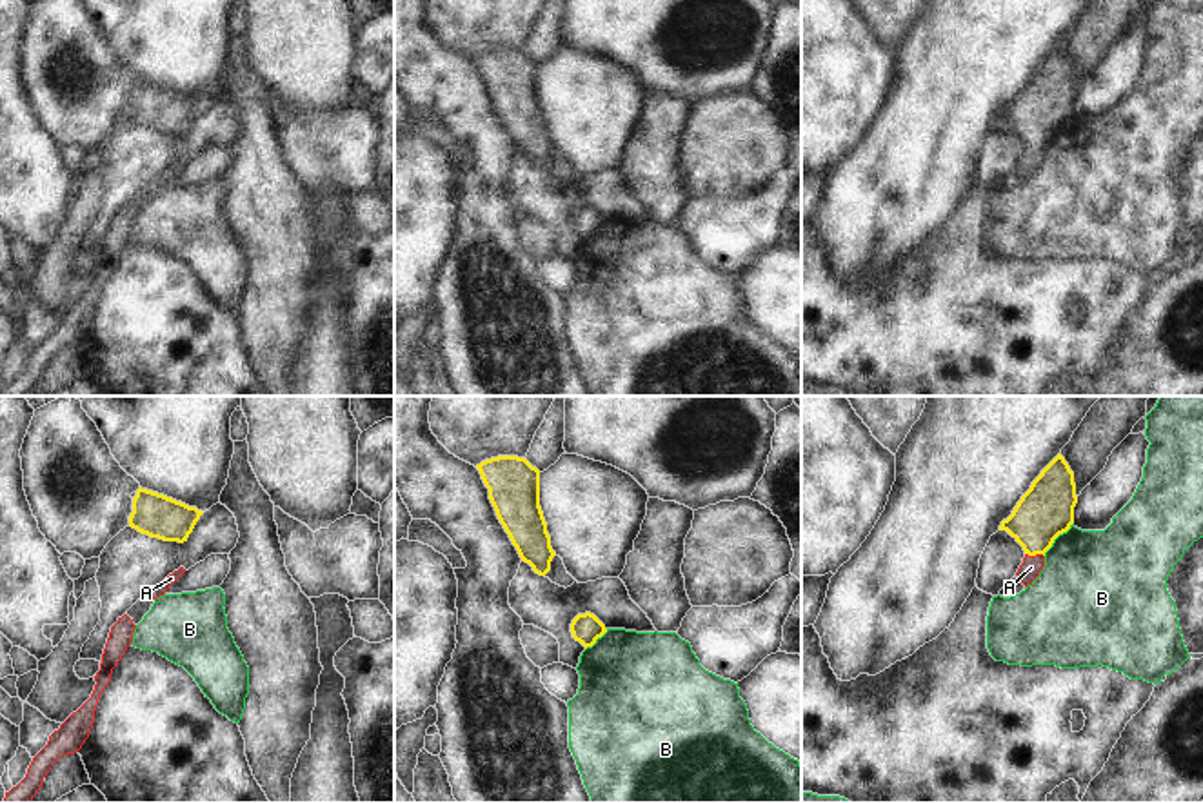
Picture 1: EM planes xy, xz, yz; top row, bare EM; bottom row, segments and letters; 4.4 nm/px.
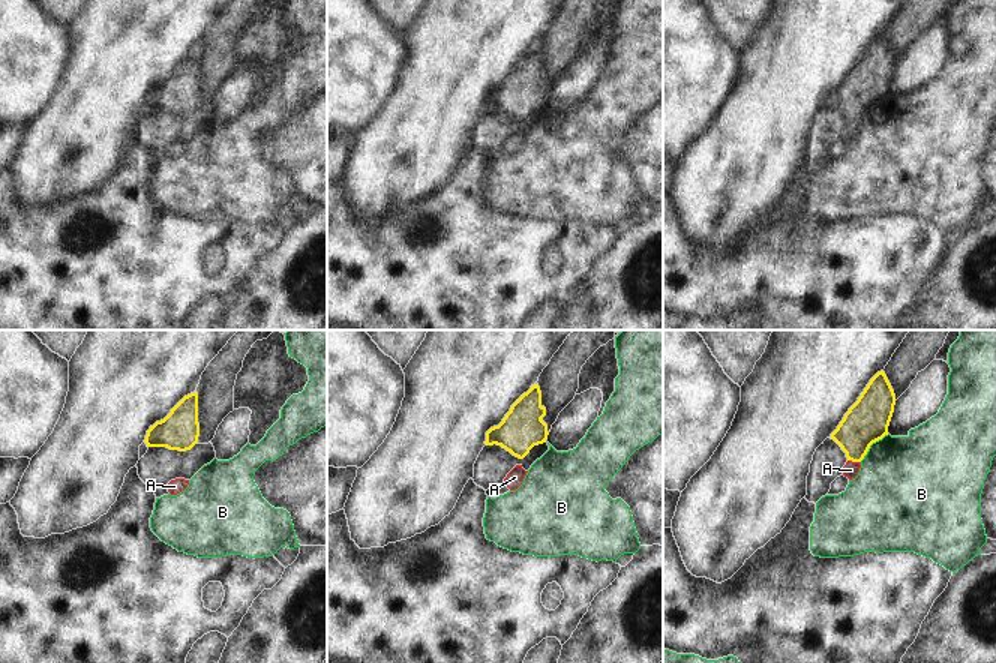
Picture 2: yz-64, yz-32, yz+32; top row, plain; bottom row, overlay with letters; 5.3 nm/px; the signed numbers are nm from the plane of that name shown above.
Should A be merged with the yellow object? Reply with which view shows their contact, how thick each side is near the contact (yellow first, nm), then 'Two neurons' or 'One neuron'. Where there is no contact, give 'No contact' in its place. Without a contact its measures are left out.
Touches yellow in yz. Thickness 240 nm (yellow) against 90 nm. One neuron.

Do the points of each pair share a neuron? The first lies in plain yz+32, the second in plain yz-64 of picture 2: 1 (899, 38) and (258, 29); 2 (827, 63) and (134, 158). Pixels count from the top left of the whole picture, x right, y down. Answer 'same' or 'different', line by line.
1: different
2: different

